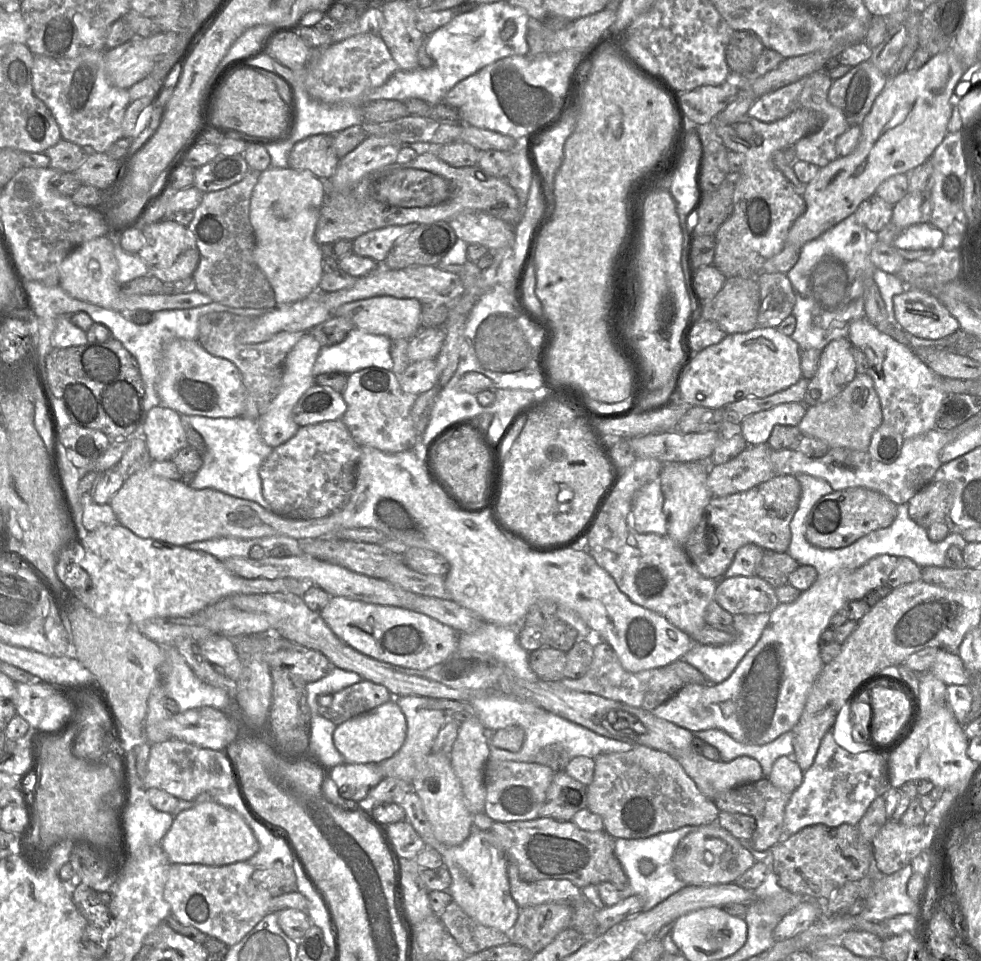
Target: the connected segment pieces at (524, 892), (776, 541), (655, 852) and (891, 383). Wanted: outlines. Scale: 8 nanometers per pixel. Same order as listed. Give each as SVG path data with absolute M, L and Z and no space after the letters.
M510 860L507 876L510 894L520 909L543 903L565 903L573 907L584 898L582 890L567 879L525 880Z
M775 475L770 480L744 491L712 497L700 522L682 546L689 559L706 578L721 579L736 551L749 543L764 550L787 552L791 542L790 523L797 511L801 484L793 475Z
M683 826L649 838L615 839L614 855L629 881L628 887L620 891L623 899L631 895L639 895L643 900L642 911L647 911L686 887L686 884L675 875L672 856L679 841L696 828L696 826Z
M866 317L851 324L847 338L868 359L868 375L880 399L883 423L891 426L904 440L934 429L939 410L948 395L942 391L942 379L931 371L910 346L882 333Z

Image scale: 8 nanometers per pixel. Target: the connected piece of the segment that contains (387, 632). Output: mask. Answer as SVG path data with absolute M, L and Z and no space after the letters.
M331 596L319 614L333 633L348 646L373 659L403 668L426 670L458 650L460 634L455 629L406 608Z

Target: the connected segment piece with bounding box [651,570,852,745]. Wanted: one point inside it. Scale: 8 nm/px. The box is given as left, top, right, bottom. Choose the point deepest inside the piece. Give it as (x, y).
(763, 698)

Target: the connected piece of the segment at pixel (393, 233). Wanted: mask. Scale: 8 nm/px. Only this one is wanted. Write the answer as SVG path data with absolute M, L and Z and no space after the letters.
M410 223L367 232L353 241L353 253L382 264L392 247L419 226L419 223Z

